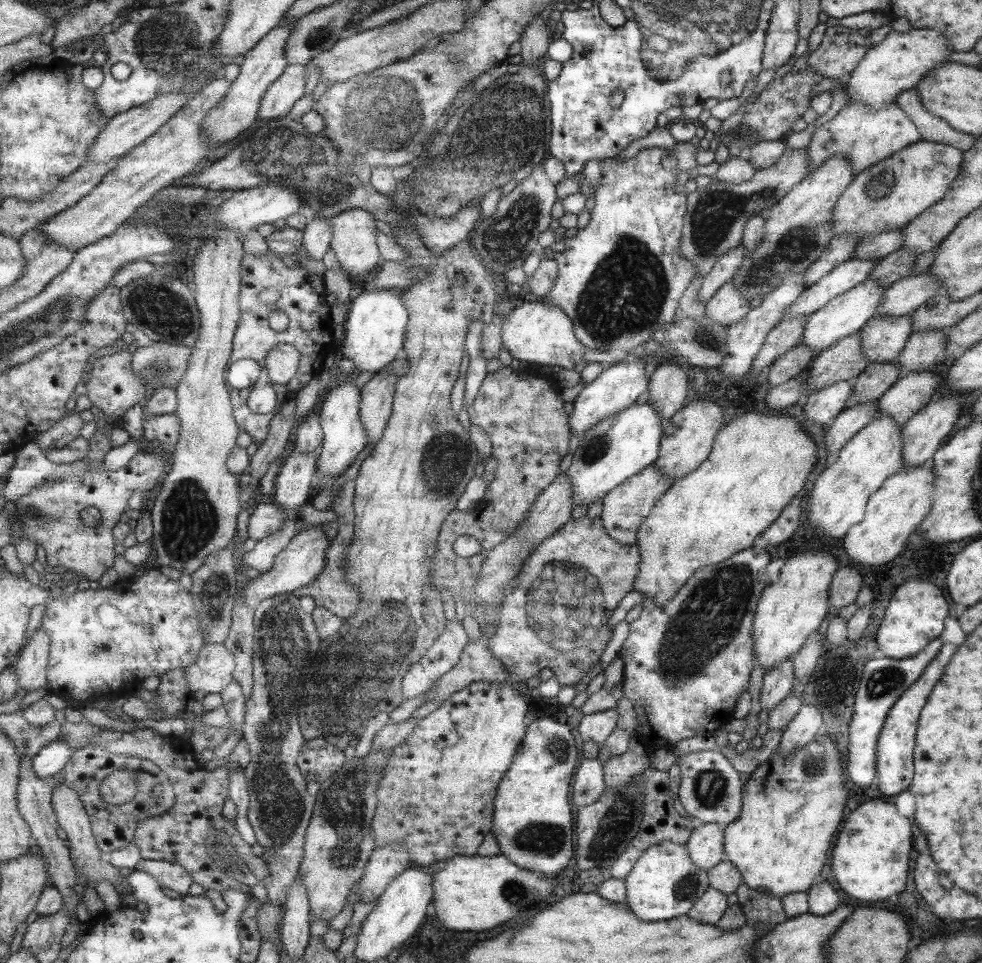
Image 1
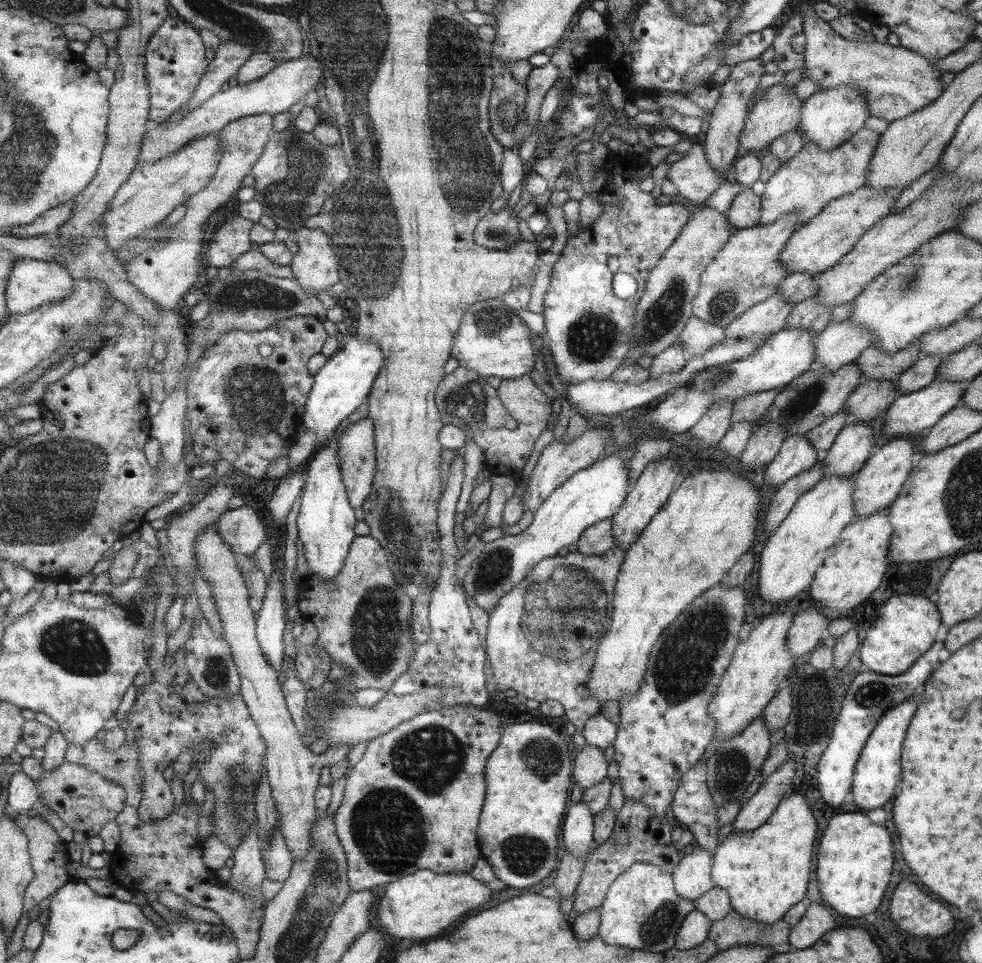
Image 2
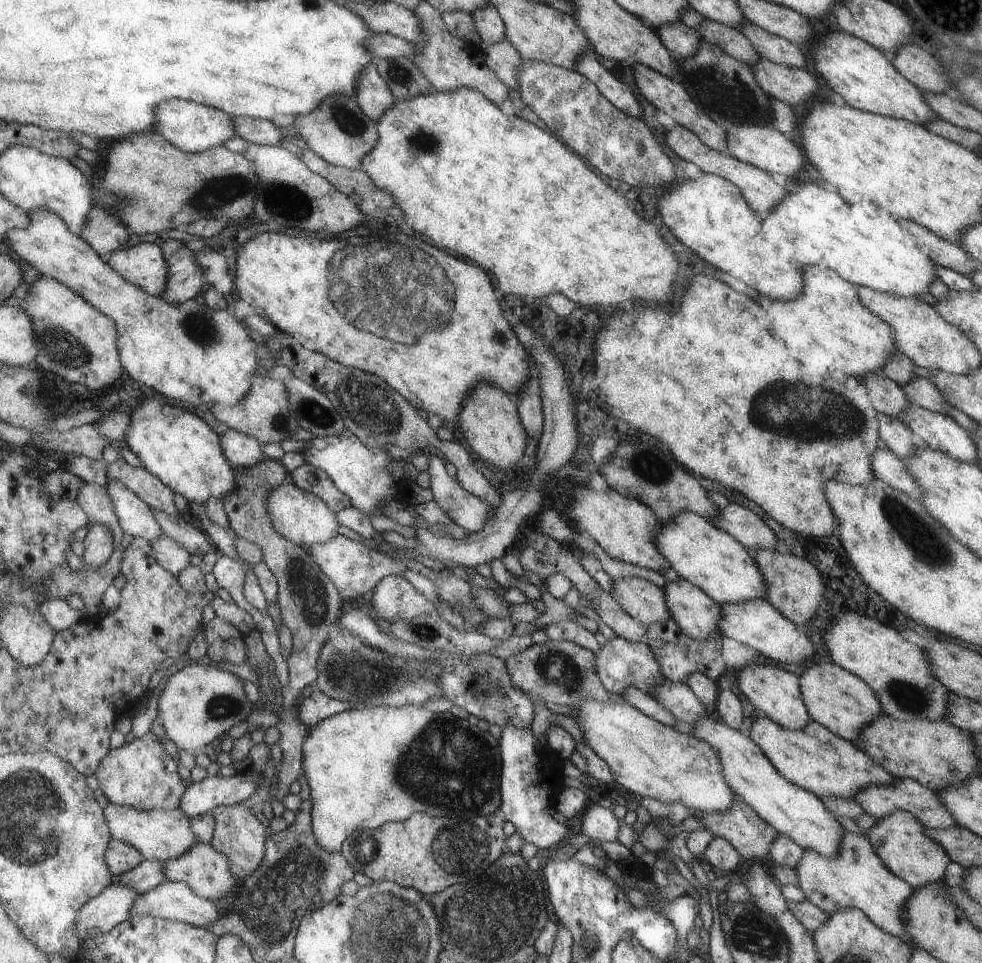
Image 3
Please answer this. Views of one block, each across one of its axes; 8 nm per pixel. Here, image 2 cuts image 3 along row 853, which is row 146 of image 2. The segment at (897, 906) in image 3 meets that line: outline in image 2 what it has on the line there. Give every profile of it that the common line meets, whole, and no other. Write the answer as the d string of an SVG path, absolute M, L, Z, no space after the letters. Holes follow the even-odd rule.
M861 128L849 141L831 151L823 151L812 143L805 143L793 158L781 163L764 183L758 225L767 226L785 215L796 215L801 226L822 213L829 201L861 188L867 181L867 169L870 168L879 136L875 130Z

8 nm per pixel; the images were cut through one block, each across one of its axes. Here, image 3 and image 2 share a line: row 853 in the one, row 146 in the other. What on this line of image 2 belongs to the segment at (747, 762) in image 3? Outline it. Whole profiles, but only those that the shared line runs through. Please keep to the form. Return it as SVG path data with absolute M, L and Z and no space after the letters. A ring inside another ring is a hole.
M842 85L835 89L816 91L804 100L796 128L803 132L805 143L812 143L823 151L831 151L854 137L867 117L869 114L860 91L856 87Z

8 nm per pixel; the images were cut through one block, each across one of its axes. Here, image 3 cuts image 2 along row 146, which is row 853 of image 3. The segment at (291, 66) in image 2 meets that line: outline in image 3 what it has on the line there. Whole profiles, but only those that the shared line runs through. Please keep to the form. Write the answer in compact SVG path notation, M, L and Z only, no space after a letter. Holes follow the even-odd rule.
M109 802L104 812L114 839L130 843L142 854L143 859L173 860L199 842L191 832L191 818L178 807L139 811L131 806L117 806Z

